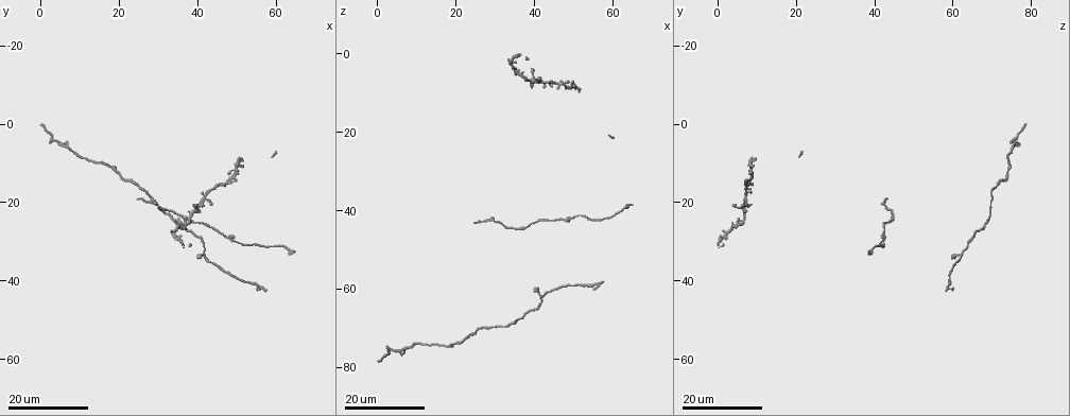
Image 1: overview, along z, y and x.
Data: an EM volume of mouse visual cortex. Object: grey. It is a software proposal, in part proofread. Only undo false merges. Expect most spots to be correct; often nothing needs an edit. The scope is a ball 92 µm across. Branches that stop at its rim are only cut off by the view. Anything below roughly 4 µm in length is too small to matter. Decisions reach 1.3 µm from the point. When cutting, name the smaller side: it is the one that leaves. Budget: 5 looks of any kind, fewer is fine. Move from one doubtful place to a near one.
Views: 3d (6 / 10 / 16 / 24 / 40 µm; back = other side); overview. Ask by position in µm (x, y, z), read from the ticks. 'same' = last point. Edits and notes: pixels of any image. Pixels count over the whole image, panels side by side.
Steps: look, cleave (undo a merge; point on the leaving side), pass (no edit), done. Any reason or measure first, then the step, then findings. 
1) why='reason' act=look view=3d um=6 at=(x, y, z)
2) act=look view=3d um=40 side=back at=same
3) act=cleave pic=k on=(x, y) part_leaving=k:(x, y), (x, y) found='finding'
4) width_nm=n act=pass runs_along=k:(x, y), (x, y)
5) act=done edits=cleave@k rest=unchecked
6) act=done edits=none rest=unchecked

why='side arm on a straight run' act=look view=3d um=16 at=(6.5, 5.5, 75.5)

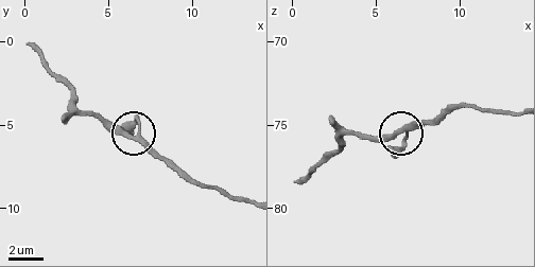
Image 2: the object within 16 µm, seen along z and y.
why='zoom in' act=look view=3d um=10 at=(6.2, 5.6, 75.4)

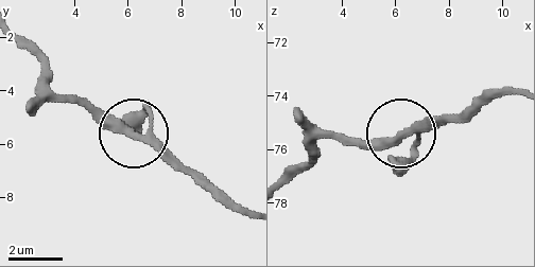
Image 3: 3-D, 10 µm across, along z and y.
act=look view=3d um=6 at=(6.3, 5.7, 75.4)

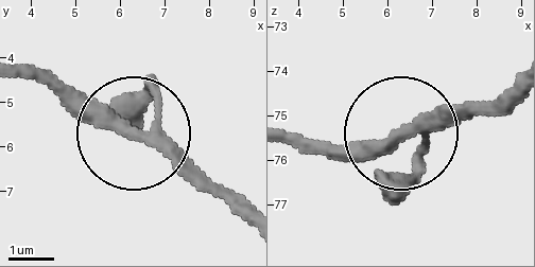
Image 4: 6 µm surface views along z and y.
arms=3 act=pass runs_along=4:(240, 217), (149, 141), (92, 119), (50, 76) found='all the same cell'

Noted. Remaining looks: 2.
why='branch point' act=look view=3d um=16 at=(42.0, 34.0, 61.5)

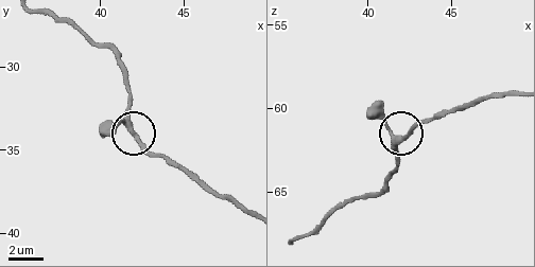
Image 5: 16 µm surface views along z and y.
act=look view=3d um=10 at=(41.6, 33.6, 62.0)

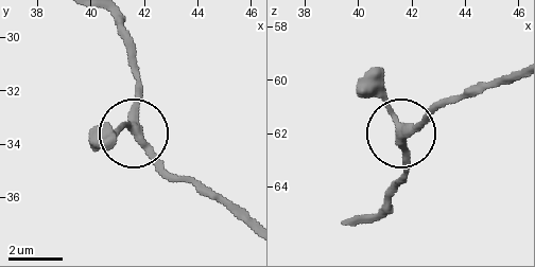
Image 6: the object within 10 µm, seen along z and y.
arms=3 act=pass found='one cell here'

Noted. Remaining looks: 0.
act=done edits=none rest=unchecked

